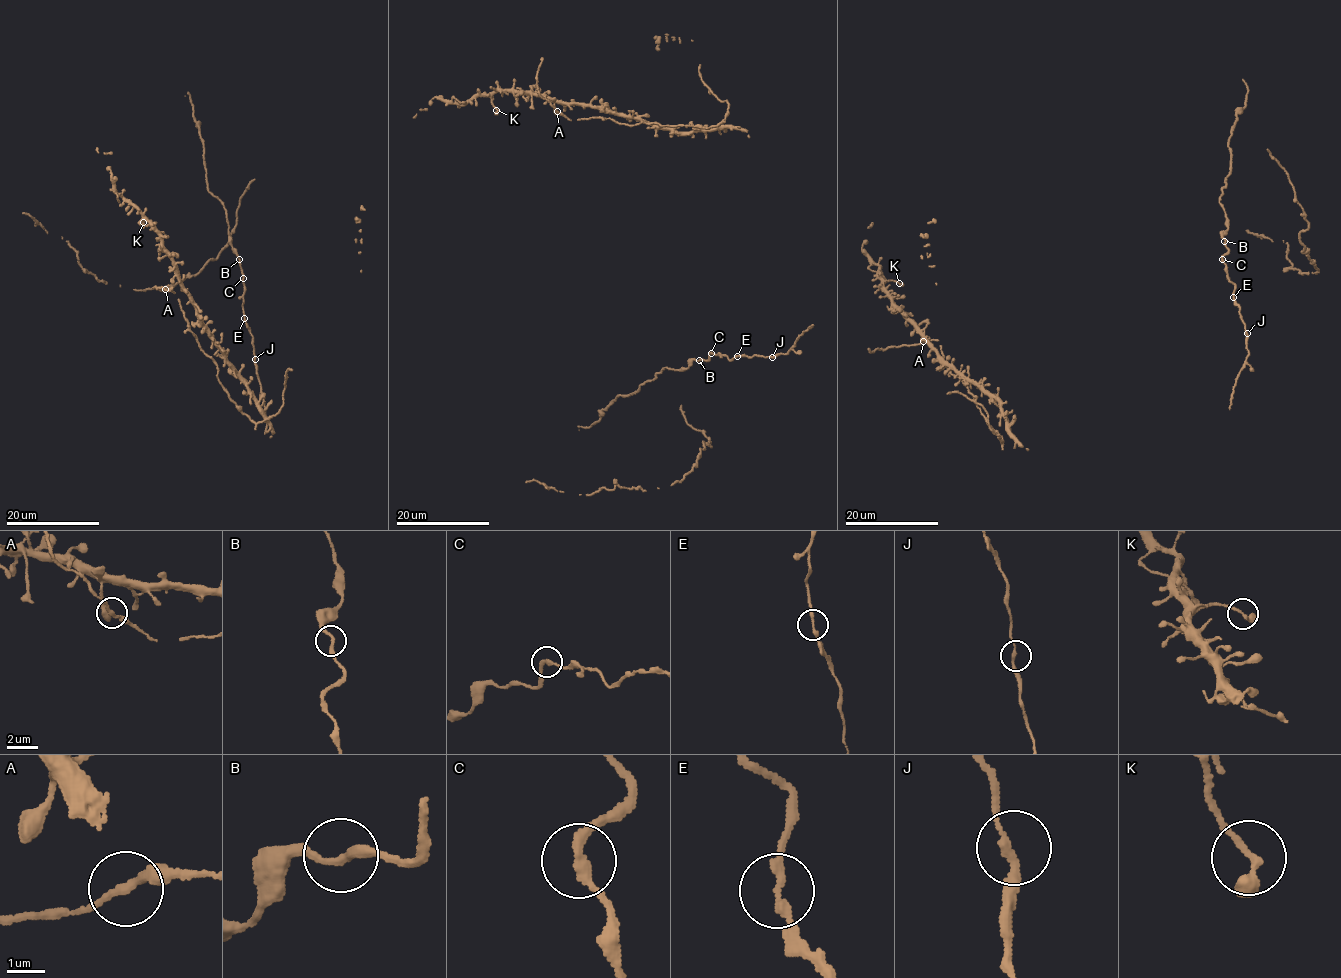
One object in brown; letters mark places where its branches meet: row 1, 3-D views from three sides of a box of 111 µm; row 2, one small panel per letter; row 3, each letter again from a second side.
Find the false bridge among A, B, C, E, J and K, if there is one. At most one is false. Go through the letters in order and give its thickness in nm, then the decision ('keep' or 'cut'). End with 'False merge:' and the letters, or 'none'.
A: 180 nm thick; keep
B: 200 nm thick; keep
C: 240 nm thick; keep
E: 200 nm thick; keep
J: 200 nm thick; keep
K: 200 nm thick; keep
False merge: none

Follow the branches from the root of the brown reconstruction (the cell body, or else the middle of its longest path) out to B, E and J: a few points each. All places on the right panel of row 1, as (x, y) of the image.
B: (1231, 403), (1248, 349), (1235, 285), (1223, 261), (1228, 251), (1225, 241)
E: (1231, 403), (1233, 386), (1248, 354), (1245, 323), (1233, 297)
J: (1231, 403), (1233, 386), (1248, 356), (1247, 333)

